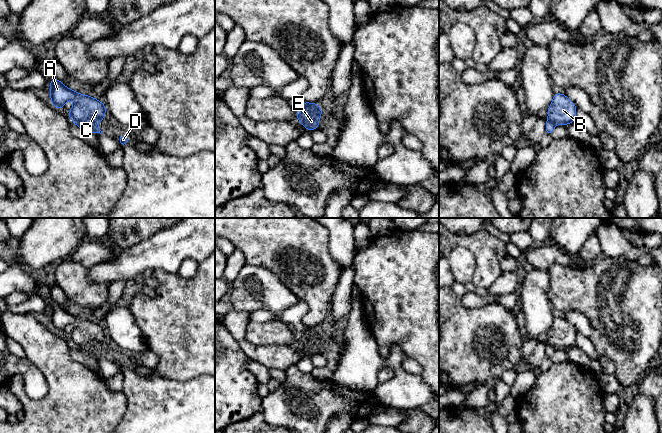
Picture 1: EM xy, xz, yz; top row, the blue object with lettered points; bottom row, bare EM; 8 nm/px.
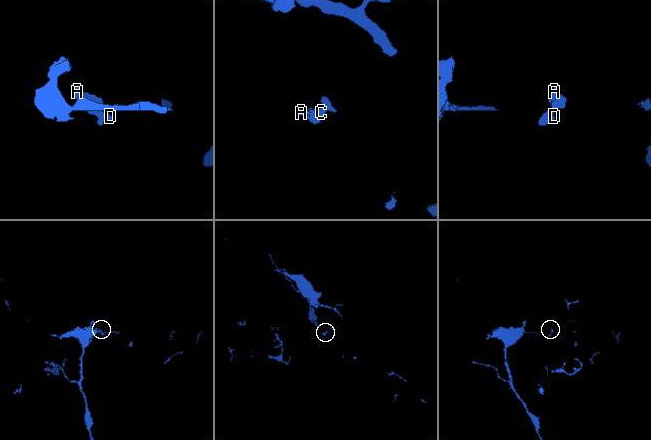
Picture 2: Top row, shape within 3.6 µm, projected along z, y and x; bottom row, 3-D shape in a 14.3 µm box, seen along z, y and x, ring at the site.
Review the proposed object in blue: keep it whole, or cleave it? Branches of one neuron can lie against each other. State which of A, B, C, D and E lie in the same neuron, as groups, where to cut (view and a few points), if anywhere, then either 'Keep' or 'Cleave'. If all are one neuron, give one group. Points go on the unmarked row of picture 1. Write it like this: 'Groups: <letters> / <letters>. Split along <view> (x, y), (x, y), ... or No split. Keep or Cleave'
Groups: A B C E / D. Split along xy (73, 344), (95, 348). Cleave

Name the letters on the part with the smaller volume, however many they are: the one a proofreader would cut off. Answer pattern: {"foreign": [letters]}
{"foreign": ["A", "B", "C", "E"]}

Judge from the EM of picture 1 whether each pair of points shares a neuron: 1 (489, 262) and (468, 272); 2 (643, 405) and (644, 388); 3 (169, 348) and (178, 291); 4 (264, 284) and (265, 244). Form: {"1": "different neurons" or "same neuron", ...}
{"1": "different neurons", "2": "different neurons", "3": "same neuron", "4": "different neurons"}

